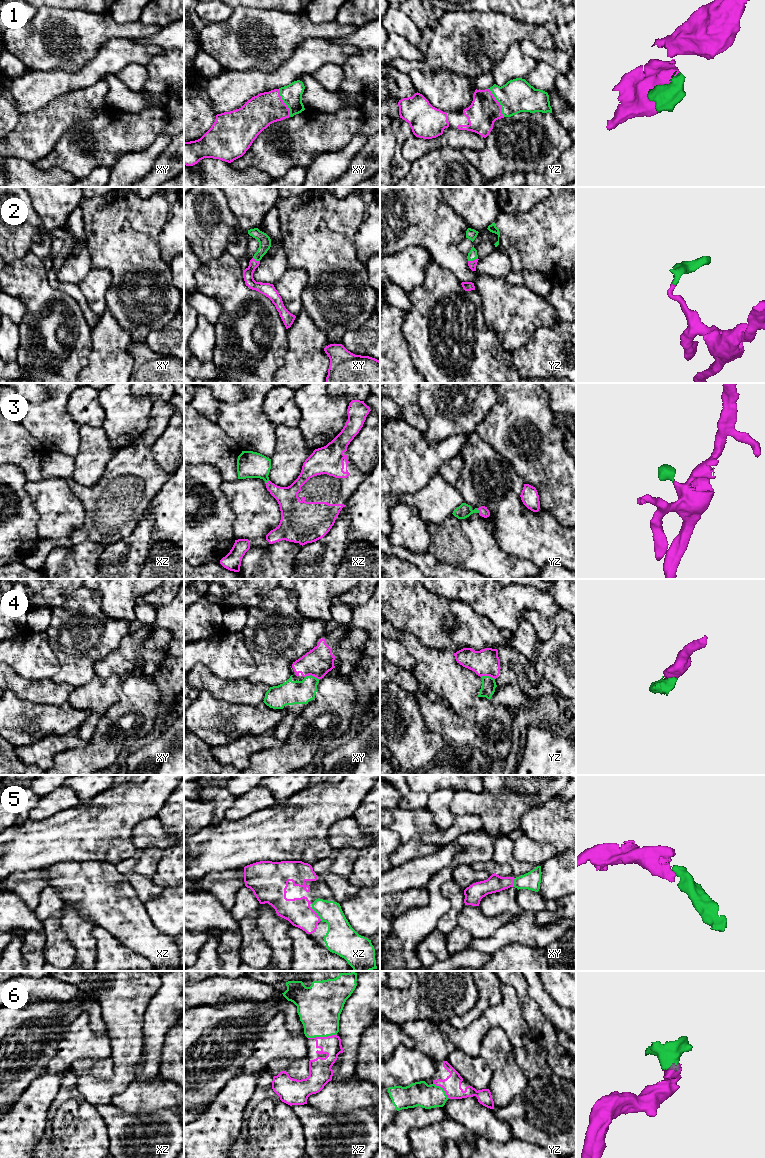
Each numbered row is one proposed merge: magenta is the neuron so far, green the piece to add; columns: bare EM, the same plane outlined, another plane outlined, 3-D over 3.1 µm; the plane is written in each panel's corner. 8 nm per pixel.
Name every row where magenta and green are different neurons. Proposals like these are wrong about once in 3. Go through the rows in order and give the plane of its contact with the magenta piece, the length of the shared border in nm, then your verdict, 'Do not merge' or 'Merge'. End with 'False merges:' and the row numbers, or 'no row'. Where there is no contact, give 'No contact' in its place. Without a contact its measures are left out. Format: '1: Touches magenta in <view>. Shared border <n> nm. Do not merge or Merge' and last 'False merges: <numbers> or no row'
1: Touches magenta in yz. Shared border 260 nm. Merge
2: Touches magenta in yz. Shared border 90 nm. Merge
3: Touches magenta in yz. Shared border 40 nm. Merge
4: Touches magenta in xy. Shared border 120 nm. Do not merge
5: Touches magenta in xz. Shared border 140 nm. Merge
6: Touches magenta in xz. Shared border 220 nm. Merge
False merges: 4

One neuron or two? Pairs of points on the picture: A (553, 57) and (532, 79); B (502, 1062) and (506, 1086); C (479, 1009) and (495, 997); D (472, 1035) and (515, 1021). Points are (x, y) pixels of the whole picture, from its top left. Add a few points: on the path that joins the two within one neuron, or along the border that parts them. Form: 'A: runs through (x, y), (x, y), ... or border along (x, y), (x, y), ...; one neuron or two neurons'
A: border along (538, 62), (547, 62), (559, 72); two neurons
B: runs through (504, 1068), (506, 1080); one neuron
C: runs through (483, 1005), (491, 999); one neuron
D: runs through (483, 1024), (486, 1021), (504, 1021); one neuron

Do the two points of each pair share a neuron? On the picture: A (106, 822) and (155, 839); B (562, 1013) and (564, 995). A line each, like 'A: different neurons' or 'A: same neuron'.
A: different neurons
B: different neurons

